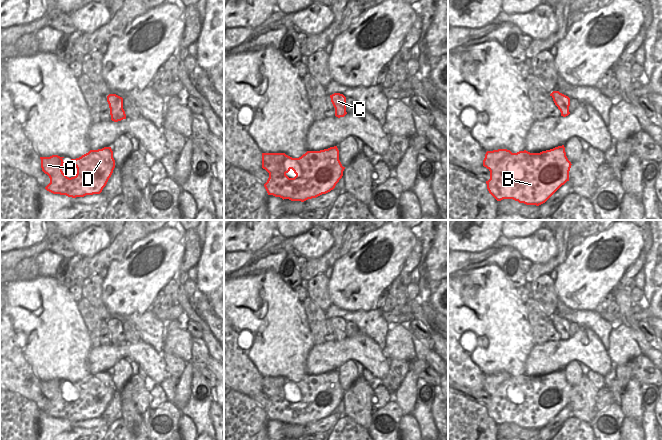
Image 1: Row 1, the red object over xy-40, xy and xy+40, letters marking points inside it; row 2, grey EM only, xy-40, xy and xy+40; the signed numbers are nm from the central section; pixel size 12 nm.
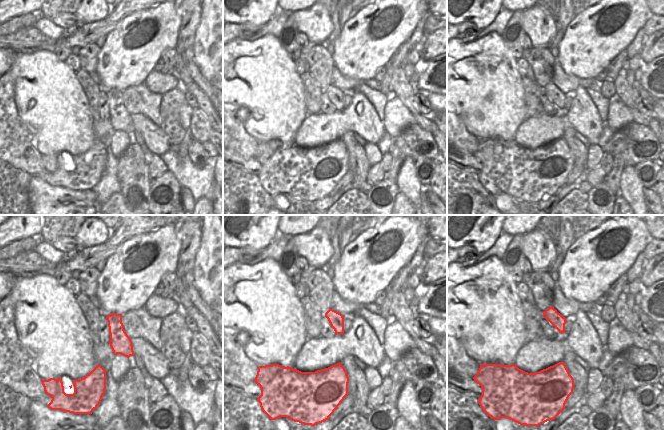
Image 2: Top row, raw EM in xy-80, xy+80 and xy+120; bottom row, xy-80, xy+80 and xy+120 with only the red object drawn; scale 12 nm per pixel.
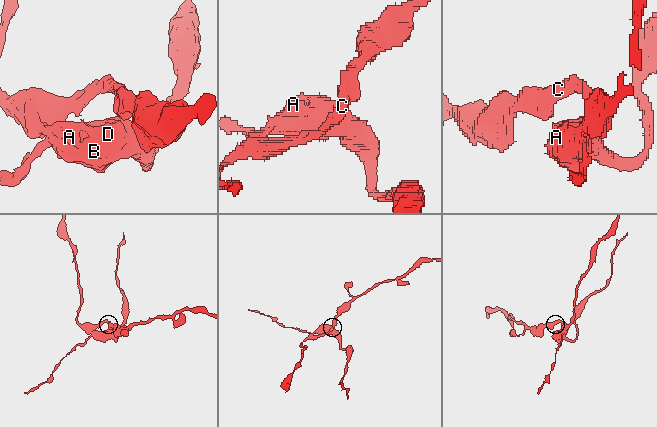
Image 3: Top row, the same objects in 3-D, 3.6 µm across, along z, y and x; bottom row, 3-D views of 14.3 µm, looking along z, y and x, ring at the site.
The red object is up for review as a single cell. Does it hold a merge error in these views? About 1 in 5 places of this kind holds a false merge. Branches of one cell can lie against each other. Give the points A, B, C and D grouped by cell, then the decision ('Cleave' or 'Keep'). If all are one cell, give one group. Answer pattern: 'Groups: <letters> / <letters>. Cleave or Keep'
Groups: A C / B D. Cleave.

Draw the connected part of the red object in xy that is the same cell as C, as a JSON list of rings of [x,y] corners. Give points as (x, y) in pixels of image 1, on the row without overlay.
[[[340,317],[330,319],[331,326],[335,332],[335,340],[340,342],[344,341],[346,336],[346,321]]]

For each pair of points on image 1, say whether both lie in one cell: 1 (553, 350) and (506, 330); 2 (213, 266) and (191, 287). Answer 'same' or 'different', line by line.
1: different
2: different

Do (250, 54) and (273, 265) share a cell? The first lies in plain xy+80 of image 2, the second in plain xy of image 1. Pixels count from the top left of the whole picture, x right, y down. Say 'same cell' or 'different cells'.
different cells

